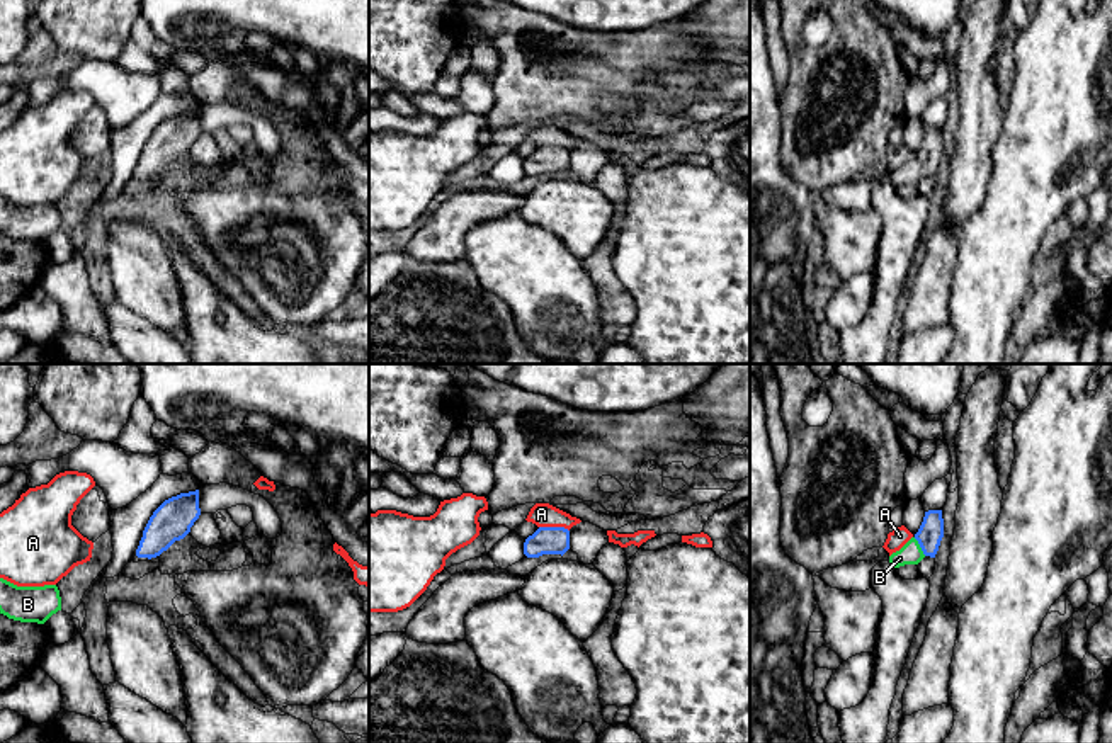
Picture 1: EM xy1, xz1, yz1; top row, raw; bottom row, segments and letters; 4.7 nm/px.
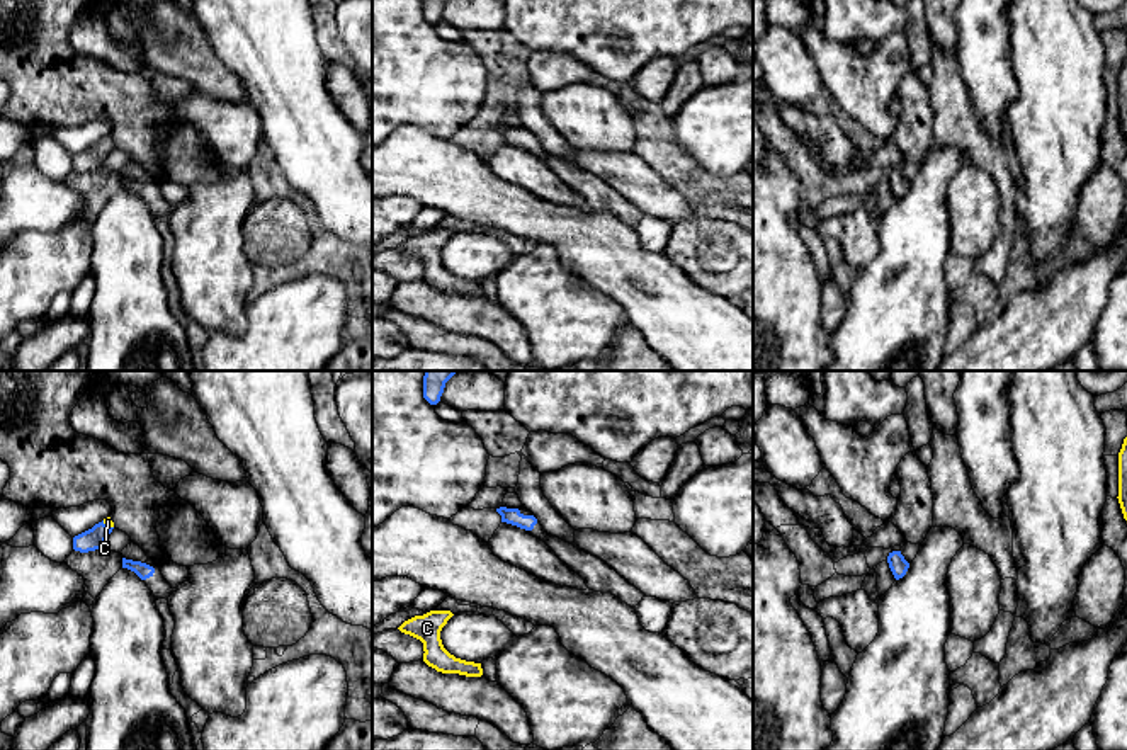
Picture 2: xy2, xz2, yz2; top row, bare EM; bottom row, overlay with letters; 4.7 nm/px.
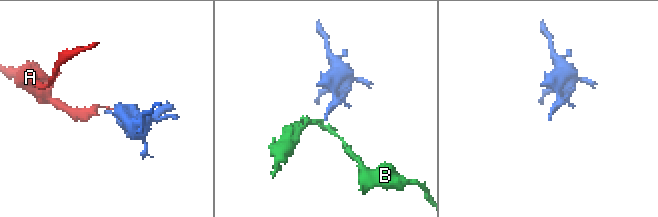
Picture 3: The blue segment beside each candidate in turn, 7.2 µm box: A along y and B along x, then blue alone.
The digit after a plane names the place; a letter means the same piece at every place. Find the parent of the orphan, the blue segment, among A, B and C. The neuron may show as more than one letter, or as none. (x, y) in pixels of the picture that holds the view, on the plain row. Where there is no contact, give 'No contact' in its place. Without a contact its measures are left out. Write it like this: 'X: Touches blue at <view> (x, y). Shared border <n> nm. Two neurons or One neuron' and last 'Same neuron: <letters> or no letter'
A: Touches blue at xz1 (555, 147). Shared border 150 nm. Two neurons
B: Touches blue at yz1 (920, 165). Shared border 110 nm. One neuron
C: Touches blue at xy2 (106, 145). Shared border 70 nm. One neuron
Same neuron: B, C

